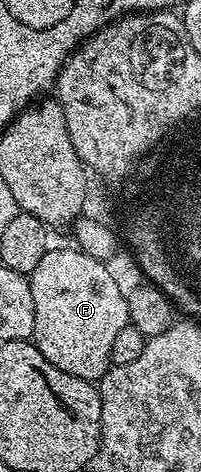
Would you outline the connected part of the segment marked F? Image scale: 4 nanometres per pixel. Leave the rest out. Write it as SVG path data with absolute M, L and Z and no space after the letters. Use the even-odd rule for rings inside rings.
M69 246L47 249L44 257L40 257L40 265L36 265L28 277L32 285L32 302L36 305L36 329L32 342L44 357L48 357L48 361L52 361L52 365L56 365L56 369L64 369L64 373L72 373L72 377L98 381L112 366L110 354L116 333L120 333L130 321L126 291L114 280L103 260L88 257L77 246Z

